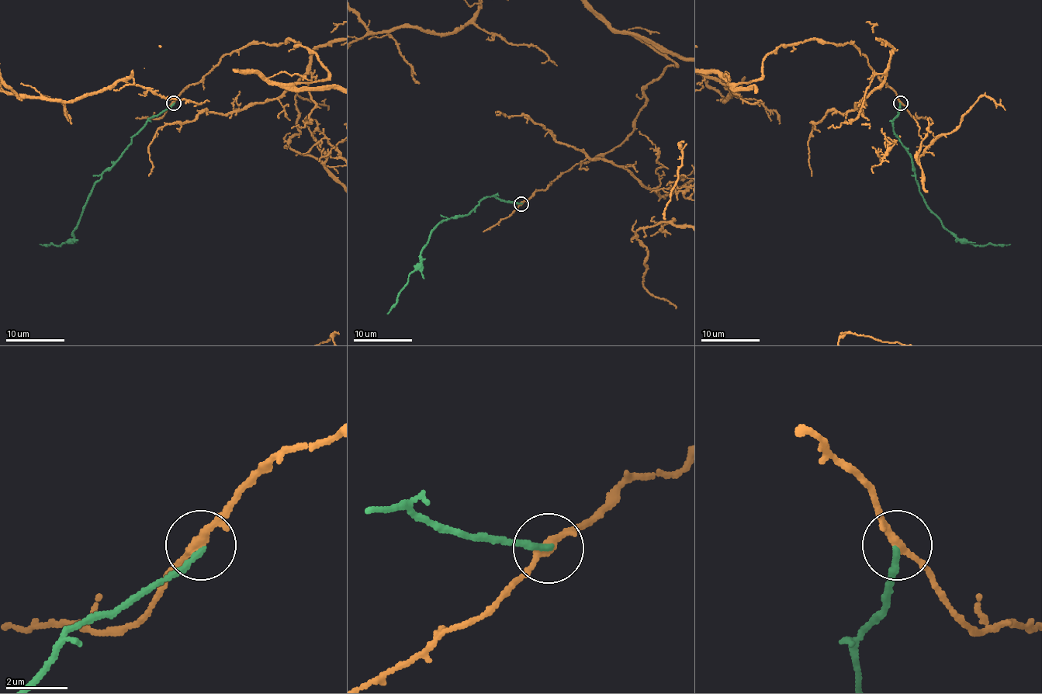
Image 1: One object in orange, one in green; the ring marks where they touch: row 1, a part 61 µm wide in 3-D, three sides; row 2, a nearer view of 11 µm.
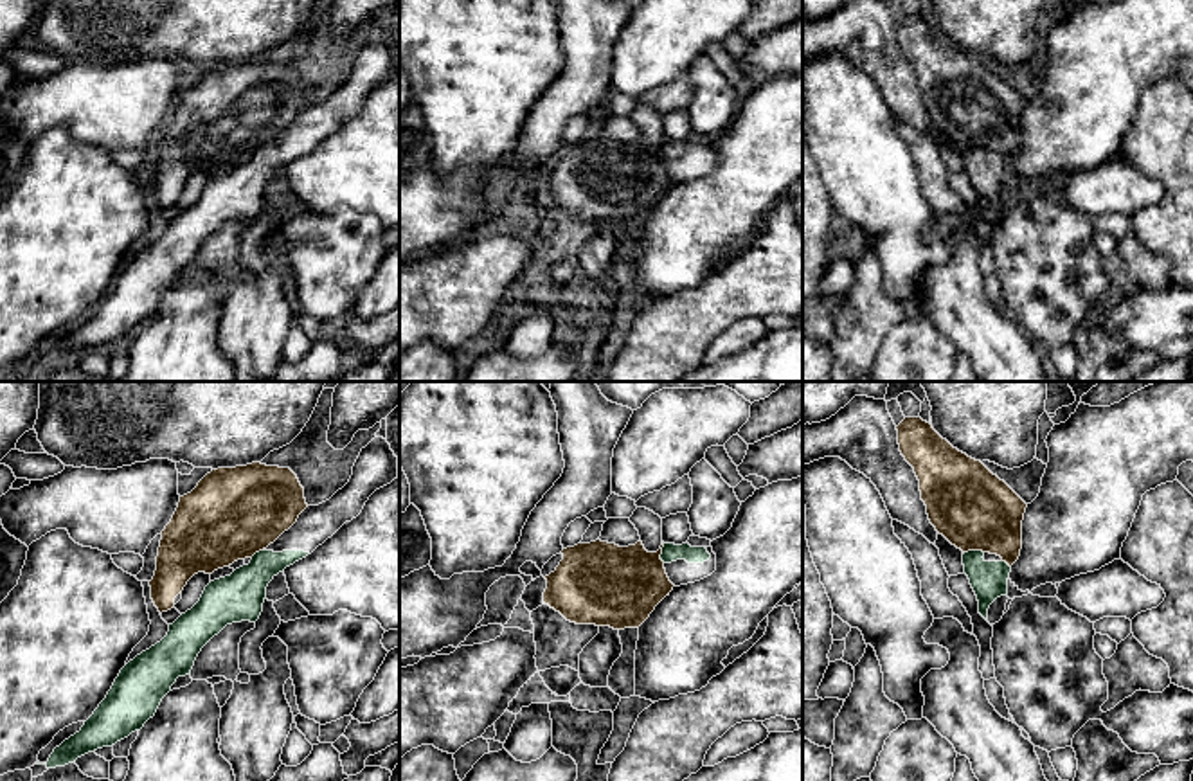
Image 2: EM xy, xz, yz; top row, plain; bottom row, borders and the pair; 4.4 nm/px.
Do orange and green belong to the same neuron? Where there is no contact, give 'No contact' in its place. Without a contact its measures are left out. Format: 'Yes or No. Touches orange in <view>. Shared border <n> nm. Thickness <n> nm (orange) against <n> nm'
No. Touches orange in xz. Shared border 90 nm. Thickness 360 nm (orange) against 80 nm

